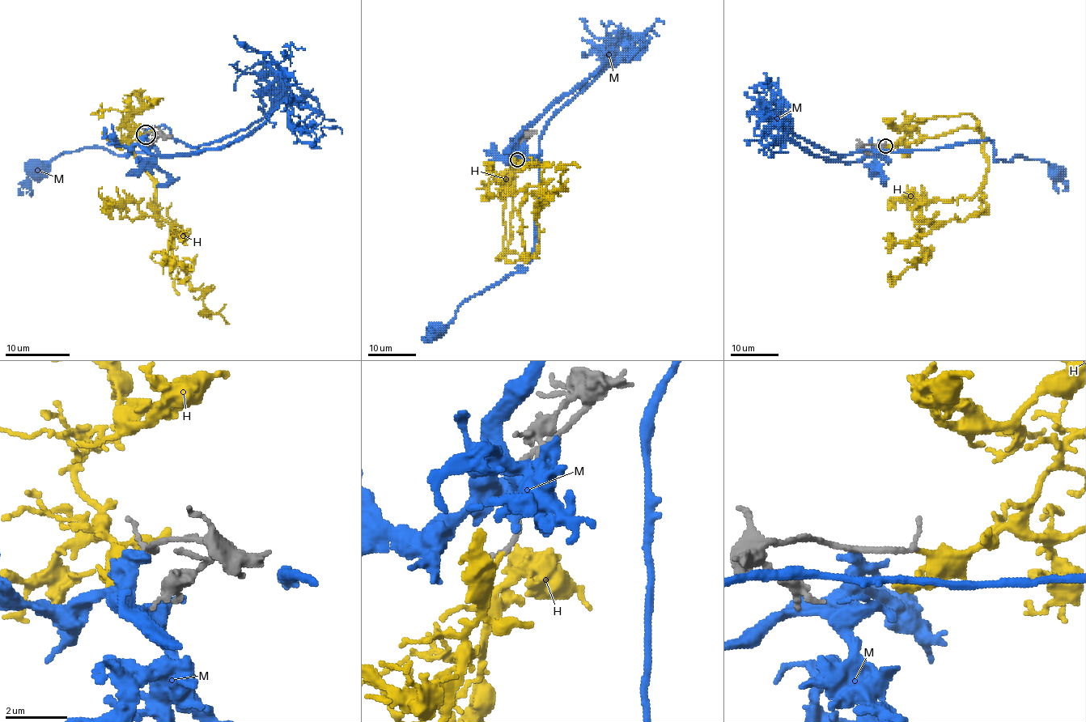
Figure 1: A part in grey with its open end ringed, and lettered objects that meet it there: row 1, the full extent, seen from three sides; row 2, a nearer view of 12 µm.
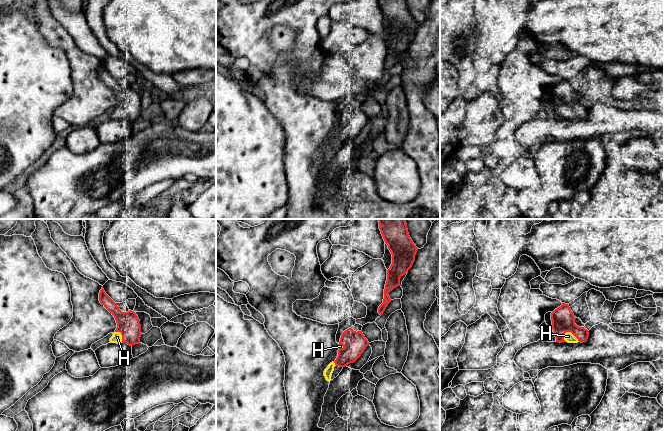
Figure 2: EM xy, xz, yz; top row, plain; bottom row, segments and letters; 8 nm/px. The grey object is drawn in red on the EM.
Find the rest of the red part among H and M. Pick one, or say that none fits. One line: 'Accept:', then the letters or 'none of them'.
Accept: H

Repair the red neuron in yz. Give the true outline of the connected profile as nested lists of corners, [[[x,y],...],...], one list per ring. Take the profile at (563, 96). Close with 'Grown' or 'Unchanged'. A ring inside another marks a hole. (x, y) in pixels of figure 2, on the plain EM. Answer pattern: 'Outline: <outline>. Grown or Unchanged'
Outline: [[[562,79],[551,89],[552,105],[556,118],[578,119],[586,118],[588,106],[575,100],[575,92],[568,80]]]. Grown

